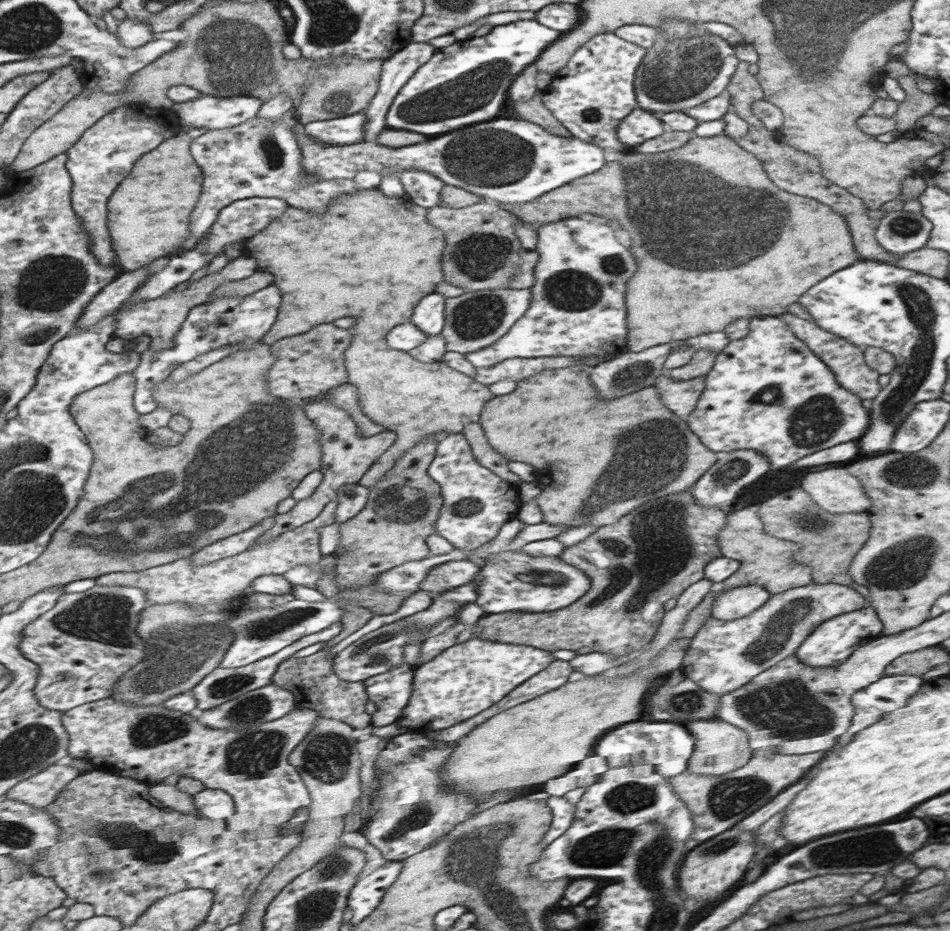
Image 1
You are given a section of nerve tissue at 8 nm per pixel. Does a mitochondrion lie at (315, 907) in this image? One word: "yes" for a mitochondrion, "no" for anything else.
yes

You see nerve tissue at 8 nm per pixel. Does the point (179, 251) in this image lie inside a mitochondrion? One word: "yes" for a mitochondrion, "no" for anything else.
no

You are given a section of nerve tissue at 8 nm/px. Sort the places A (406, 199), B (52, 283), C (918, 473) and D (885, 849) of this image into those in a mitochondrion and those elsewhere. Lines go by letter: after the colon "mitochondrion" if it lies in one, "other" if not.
A: other
B: mitochondrion
C: mitochondrion
D: mitochondrion

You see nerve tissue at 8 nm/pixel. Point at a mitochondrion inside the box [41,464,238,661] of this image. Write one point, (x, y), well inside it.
(104, 617)

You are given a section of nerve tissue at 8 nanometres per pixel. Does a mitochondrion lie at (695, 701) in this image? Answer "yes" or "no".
yes

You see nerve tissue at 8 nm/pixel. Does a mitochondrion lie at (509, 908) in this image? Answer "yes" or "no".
yes

